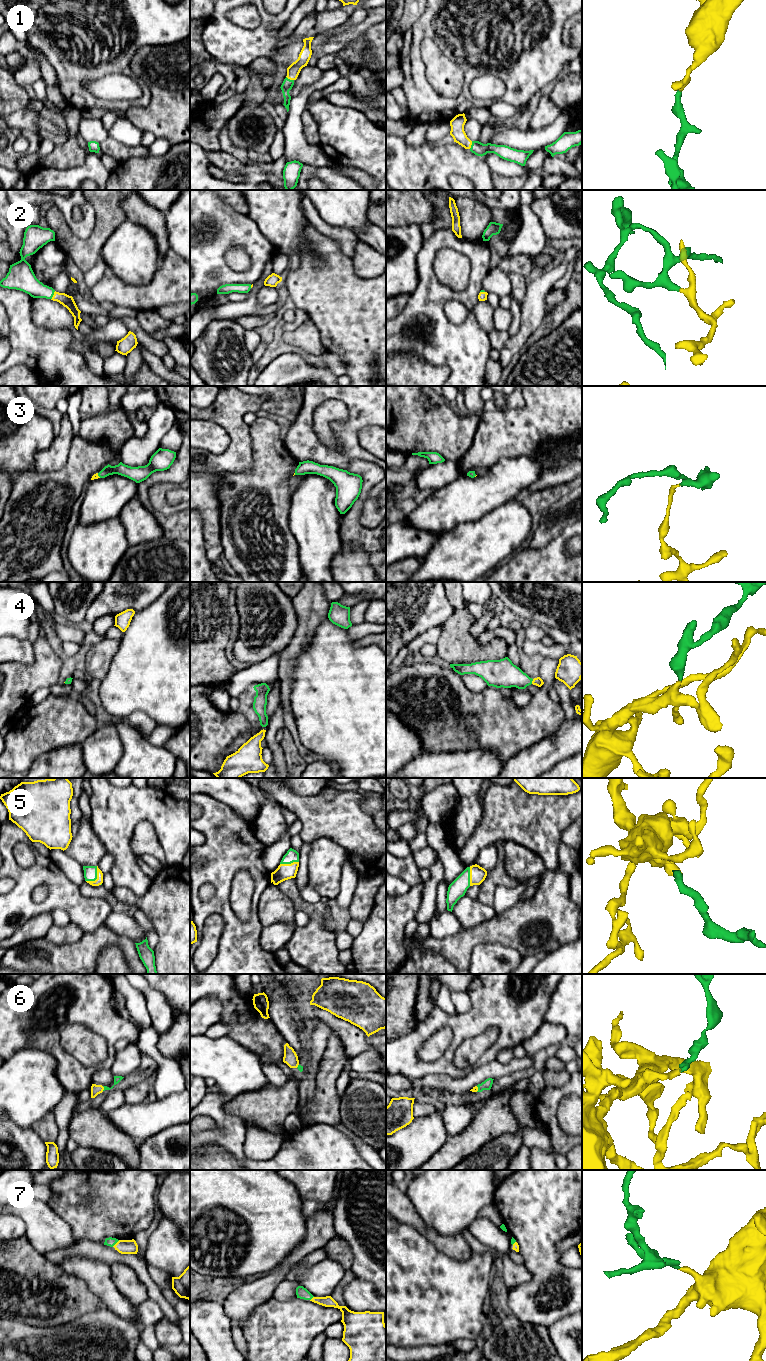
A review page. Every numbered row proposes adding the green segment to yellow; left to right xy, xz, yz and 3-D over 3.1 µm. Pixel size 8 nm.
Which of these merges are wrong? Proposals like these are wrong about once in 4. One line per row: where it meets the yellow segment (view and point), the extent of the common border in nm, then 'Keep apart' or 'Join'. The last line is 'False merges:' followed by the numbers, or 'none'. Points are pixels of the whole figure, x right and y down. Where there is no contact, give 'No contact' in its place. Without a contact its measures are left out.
1: Touches yellow at xz (290, 79). Shared border 70 nm. Join
2: Touches yellow at xy (53, 295). Shared border 80 nm. Join
3: Touches yellow at xy (97, 475). Shared border 50 nm. Join
4: Touches yellow at yz (532, 681). Shared border 40 nm. Join
5: Touches yellow at xy (97, 877). Shared border 160 nm. Join
6: Touches yellow at xy (103, 1088). Shared border 40 nm. Join
7: Touches yellow at xy (116, 1243). Shared border 80 nm. Join
False merges: none

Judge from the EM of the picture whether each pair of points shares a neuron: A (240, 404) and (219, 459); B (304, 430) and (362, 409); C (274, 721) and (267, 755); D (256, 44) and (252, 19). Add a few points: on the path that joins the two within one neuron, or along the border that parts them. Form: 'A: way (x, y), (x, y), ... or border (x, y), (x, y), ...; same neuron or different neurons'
A: way (236, 419), (236, 446), (234, 448); same neuron
B: way (306, 411), (320, 396), (343, 396); same neuron
C: border (267, 747), (272, 753), (273, 761); different neurons
D: border (261, 18), (251, 28), (240, 27), (231, 20); different neurons

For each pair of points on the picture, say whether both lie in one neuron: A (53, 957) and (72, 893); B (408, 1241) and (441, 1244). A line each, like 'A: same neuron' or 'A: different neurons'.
A: different neurons
B: different neurons

